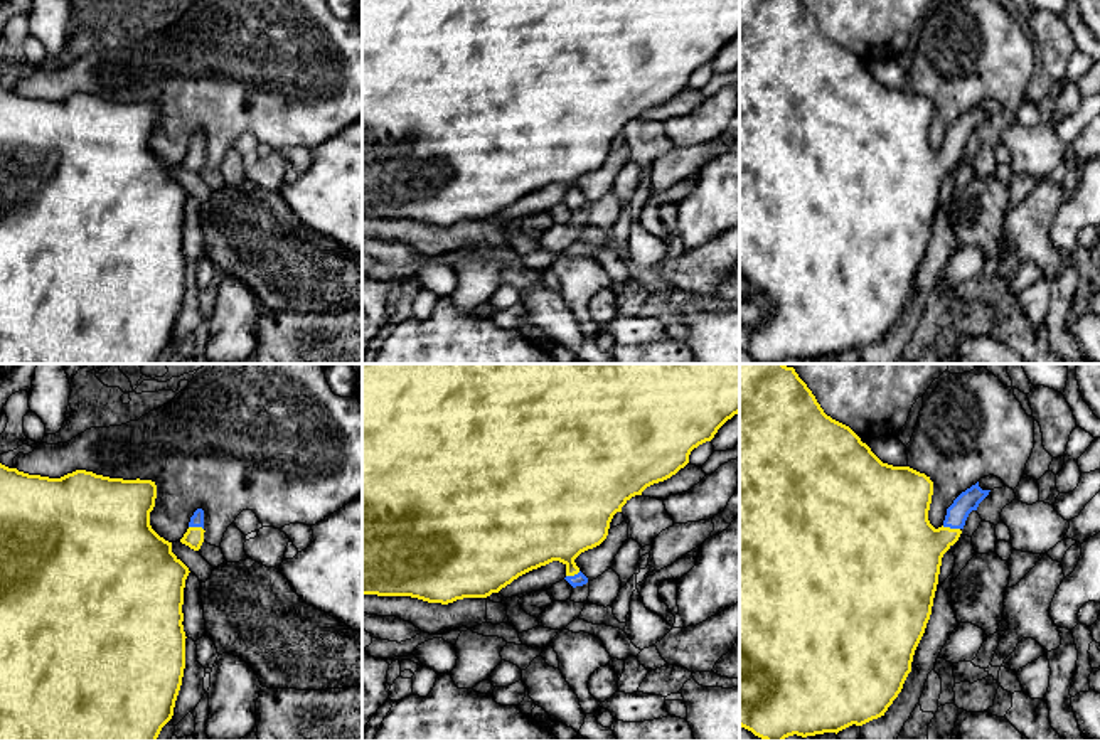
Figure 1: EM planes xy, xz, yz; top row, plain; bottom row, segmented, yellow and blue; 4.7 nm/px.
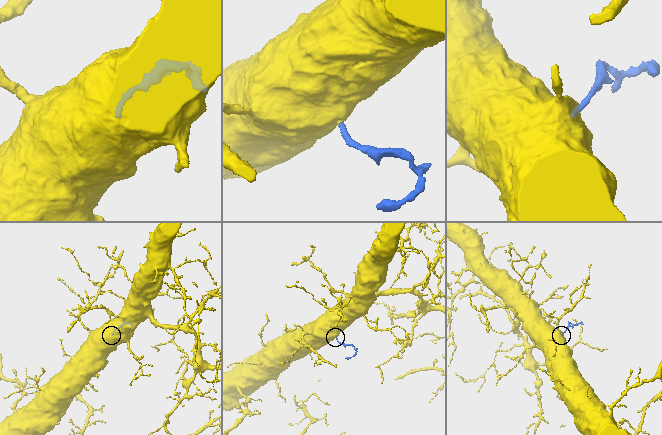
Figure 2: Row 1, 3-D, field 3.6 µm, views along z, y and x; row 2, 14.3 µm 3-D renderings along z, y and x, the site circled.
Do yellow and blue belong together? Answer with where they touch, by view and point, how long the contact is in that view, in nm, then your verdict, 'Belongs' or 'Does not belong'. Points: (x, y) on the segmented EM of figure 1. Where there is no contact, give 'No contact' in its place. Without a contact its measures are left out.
Touches yellow at yz (949, 527). Shared border 90 nm. Belongs

